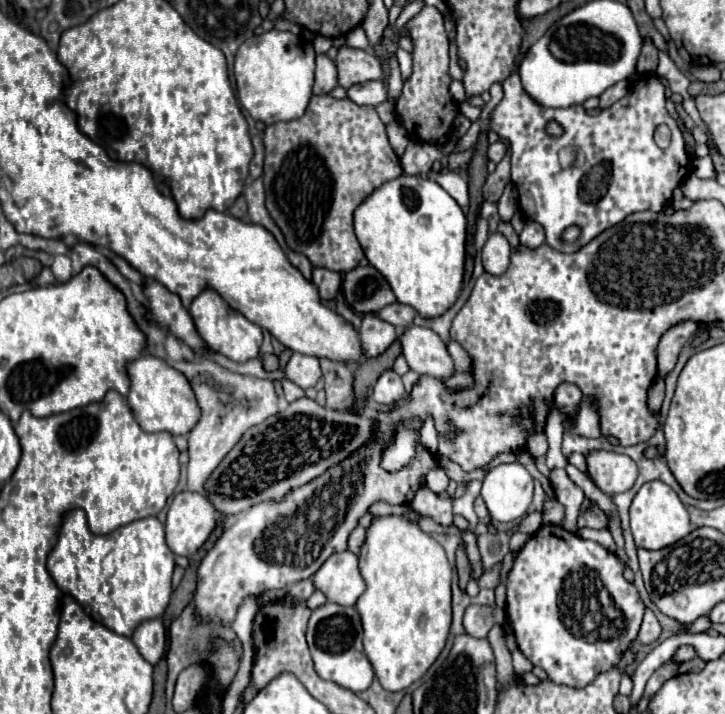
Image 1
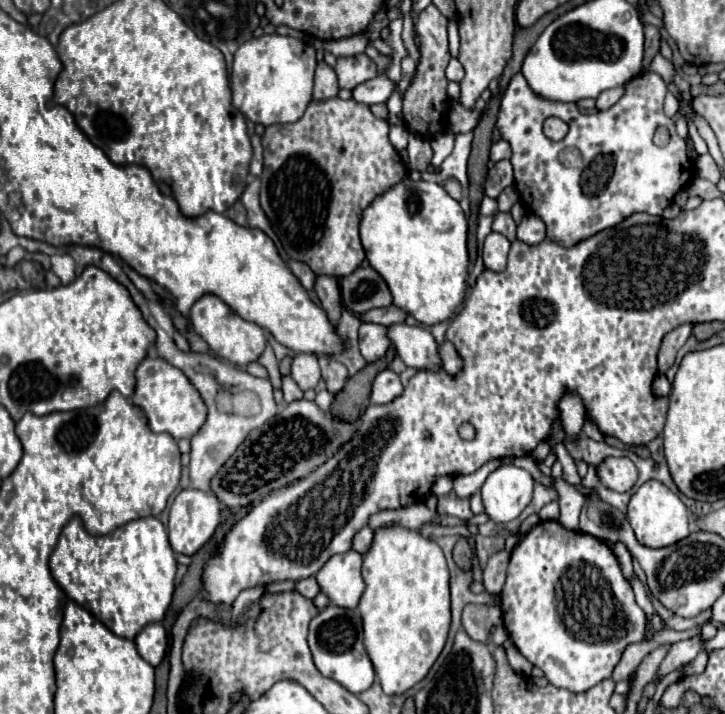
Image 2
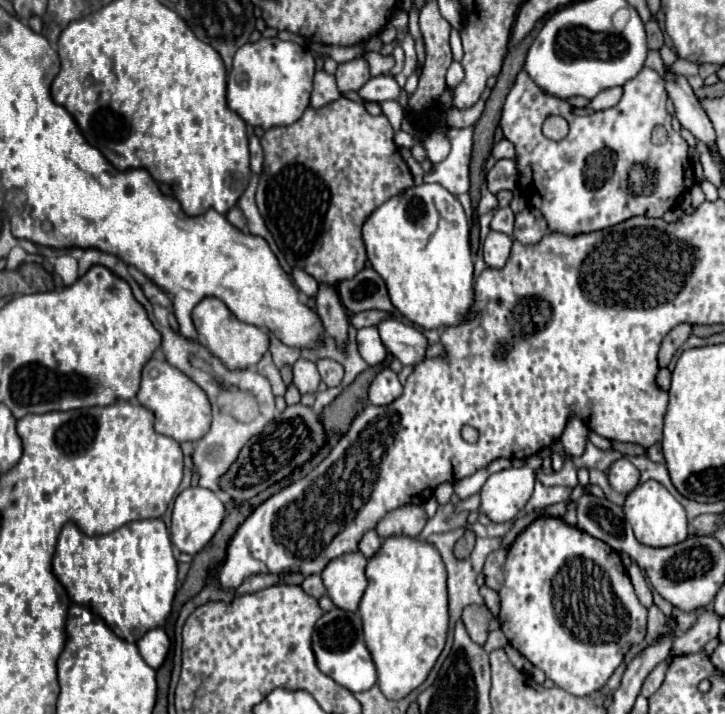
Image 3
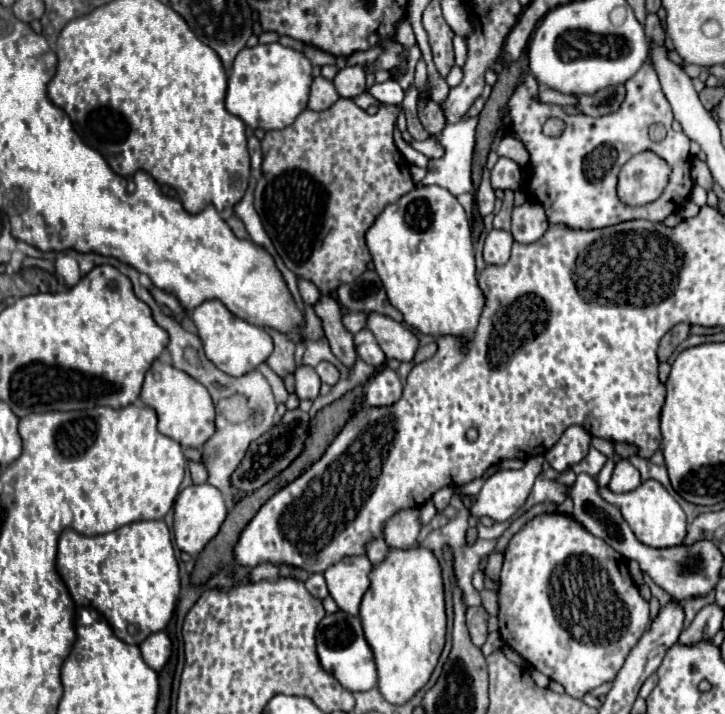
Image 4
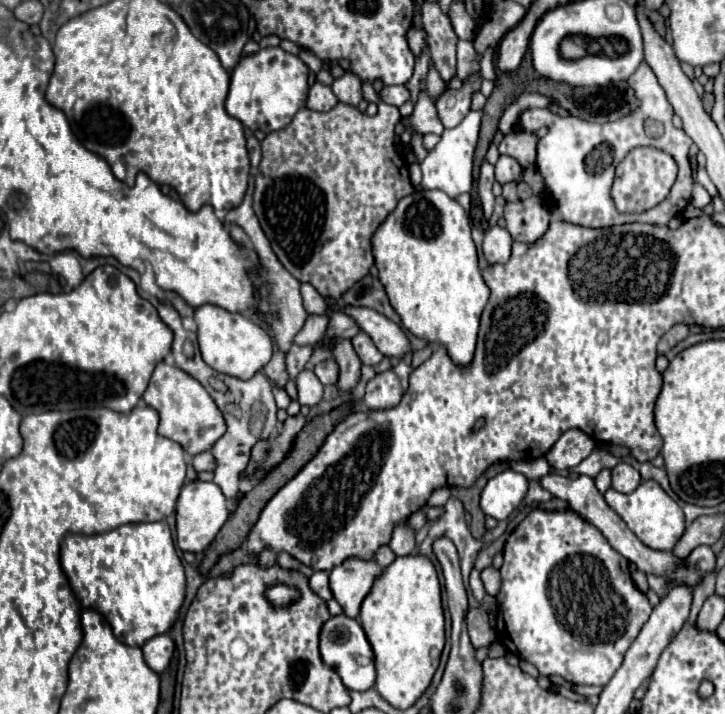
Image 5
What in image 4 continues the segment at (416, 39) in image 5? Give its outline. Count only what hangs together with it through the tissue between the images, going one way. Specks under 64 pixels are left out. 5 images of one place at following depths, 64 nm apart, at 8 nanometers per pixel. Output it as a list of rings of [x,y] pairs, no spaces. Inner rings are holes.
[[[403,19],[397,24],[395,39],[404,46],[413,46],[415,44],[416,38],[408,19]]]

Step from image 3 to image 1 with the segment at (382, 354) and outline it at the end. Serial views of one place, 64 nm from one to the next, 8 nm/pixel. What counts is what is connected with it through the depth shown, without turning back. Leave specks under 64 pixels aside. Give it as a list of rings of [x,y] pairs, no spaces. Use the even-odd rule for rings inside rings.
[[[366,314],[362,318],[360,326],[360,338],[366,352],[366,358],[382,354],[394,340],[396,340],[396,328],[376,314]]]

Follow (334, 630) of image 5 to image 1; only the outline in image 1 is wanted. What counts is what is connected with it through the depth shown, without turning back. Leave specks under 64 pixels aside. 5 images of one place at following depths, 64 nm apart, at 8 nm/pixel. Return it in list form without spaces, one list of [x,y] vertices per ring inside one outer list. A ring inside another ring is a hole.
[[[332,602],[318,606],[316,610],[312,610],[306,640],[310,646],[314,668],[320,678],[336,682],[338,686],[348,688],[352,692],[364,692],[370,688],[374,672],[362,650],[362,624],[356,608]]]

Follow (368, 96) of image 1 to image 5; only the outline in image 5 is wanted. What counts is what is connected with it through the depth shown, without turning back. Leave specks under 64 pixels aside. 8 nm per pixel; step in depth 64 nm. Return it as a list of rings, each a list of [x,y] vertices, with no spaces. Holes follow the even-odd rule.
[[[382,86],[380,98],[382,98],[386,104],[402,106],[402,104],[410,98],[410,92],[408,92],[404,86]]]

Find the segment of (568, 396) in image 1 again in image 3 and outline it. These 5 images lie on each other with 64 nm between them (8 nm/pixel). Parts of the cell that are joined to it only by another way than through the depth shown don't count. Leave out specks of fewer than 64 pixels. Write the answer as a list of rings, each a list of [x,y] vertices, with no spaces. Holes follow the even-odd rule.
[[[570,416],[568,424],[560,436],[566,454],[570,456],[580,456],[584,452],[586,446],[586,438],[588,438],[588,428],[586,424],[578,418],[578,416]]]

